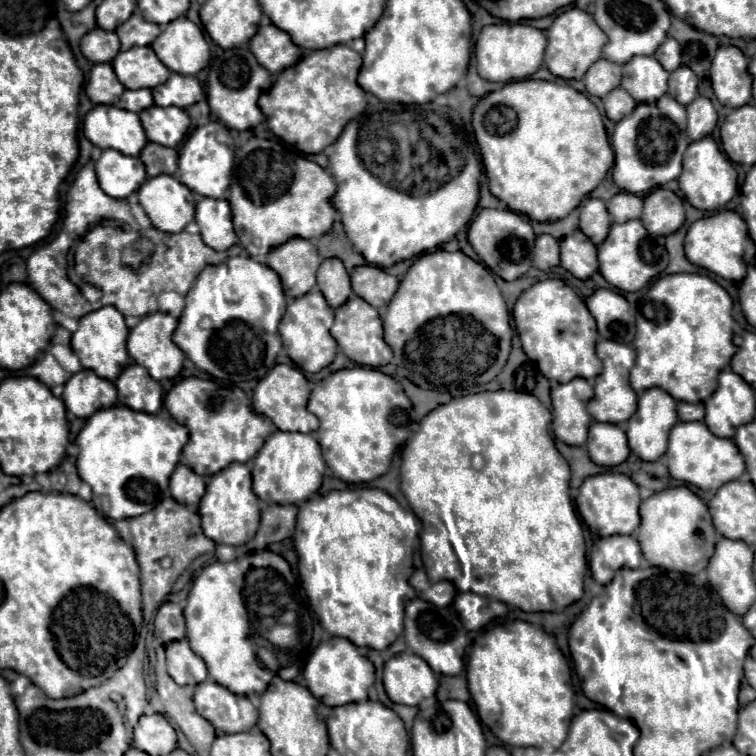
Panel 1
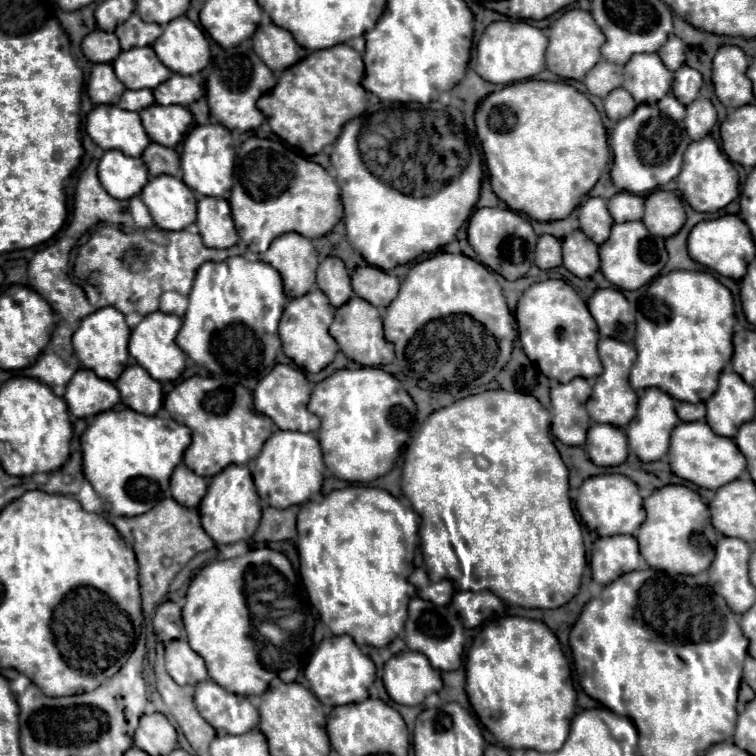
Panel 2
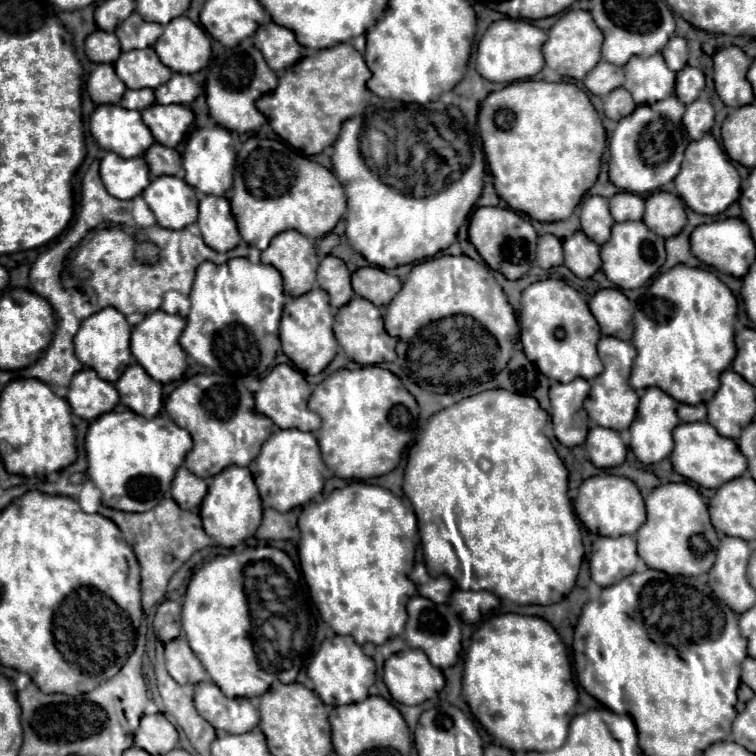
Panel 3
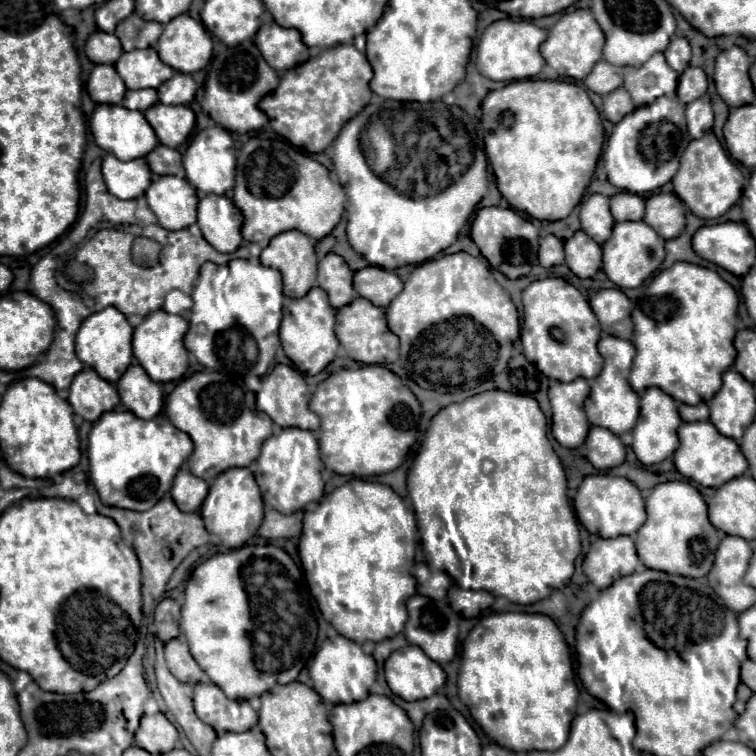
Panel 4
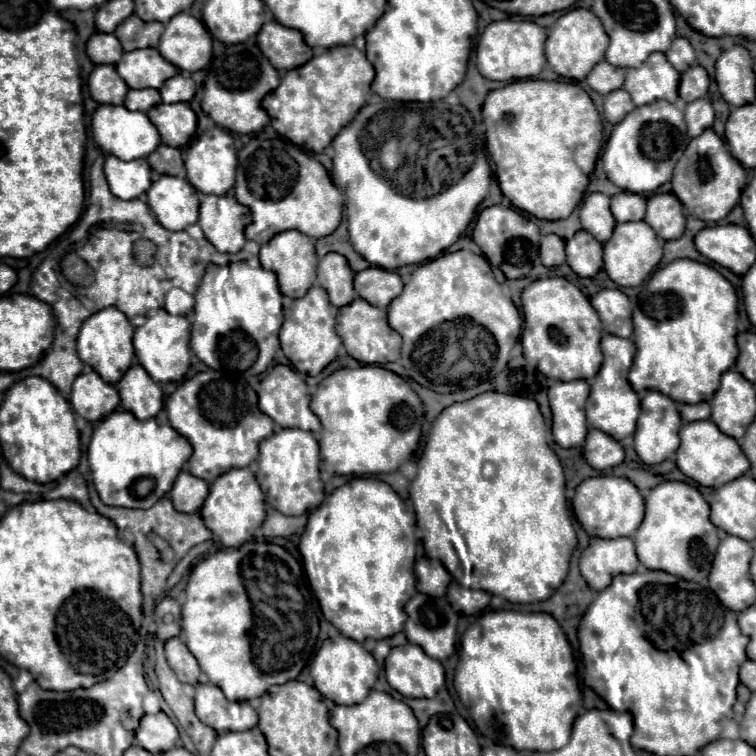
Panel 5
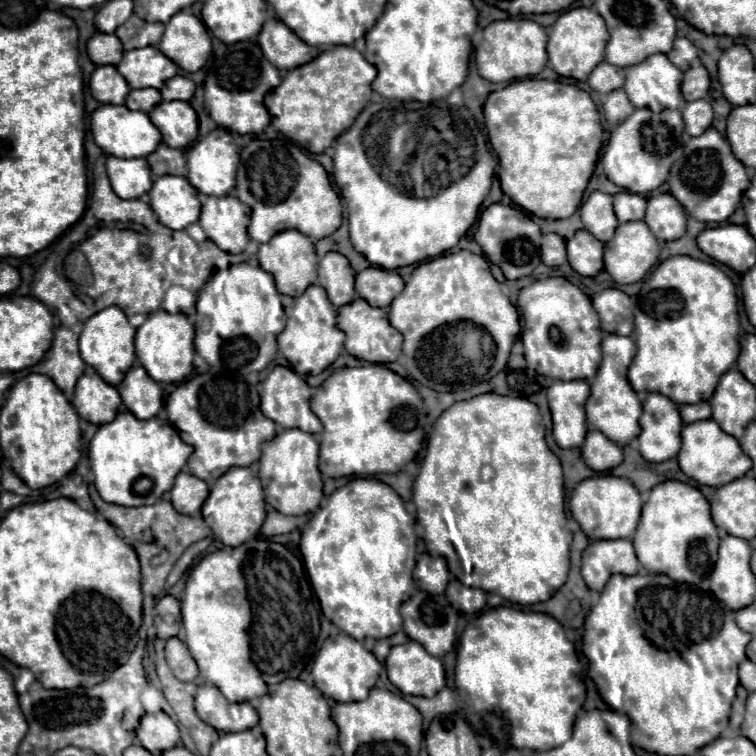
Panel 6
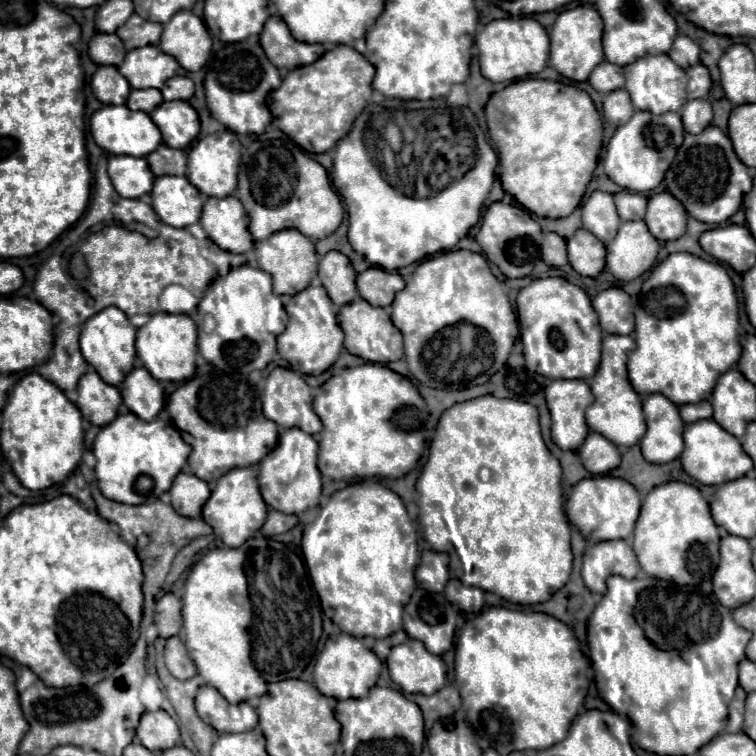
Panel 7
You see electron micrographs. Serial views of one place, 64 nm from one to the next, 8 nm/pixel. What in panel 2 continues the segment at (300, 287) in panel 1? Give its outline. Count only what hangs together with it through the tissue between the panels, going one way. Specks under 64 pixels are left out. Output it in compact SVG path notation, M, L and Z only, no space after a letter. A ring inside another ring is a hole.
M296 232L276 238L262 254L262 262L280 272L288 298L304 296L316 284L316 268L320 264L318 252L308 238Z

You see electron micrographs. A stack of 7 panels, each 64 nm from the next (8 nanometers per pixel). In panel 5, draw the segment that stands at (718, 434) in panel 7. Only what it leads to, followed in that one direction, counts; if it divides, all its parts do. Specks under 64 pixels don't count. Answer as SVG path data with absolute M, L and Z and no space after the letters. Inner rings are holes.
M698 420L692 424L684 424L680 430L680 438L682 438L682 444L676 452L676 464L682 470L682 474L692 478L700 486L720 488L722 484L742 476L750 468L750 462L740 450L738 442L732 440L730 436L724 436L716 428L716 424L712 424L712 420Z

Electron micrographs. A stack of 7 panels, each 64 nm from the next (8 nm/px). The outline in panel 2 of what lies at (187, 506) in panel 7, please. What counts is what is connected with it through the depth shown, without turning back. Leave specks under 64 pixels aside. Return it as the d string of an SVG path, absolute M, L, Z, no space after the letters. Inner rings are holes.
M180 464L180 466L176 466L176 470L170 478L170 490L178 504L182 504L186 508L194 508L200 504L202 496L206 494L206 480L202 476L196 476L184 464Z

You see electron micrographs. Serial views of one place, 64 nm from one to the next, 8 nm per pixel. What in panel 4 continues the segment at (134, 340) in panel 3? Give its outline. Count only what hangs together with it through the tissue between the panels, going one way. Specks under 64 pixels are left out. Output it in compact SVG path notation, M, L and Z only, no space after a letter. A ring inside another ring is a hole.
M156 310L144 318L140 326L134 328L132 336L132 352L140 366L152 376L156 382L172 382L182 380L186 368L188 368L188 350L182 344L182 338L188 330L188 322L182 316L168 314L164 310Z

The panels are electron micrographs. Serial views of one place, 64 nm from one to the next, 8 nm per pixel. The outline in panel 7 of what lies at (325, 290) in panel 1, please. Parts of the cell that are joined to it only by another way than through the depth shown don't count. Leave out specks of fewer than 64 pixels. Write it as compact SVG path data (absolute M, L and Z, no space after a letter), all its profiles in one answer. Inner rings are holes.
M328 252L318 266L318 278L336 306L344 306L356 298L356 272L342 252Z

